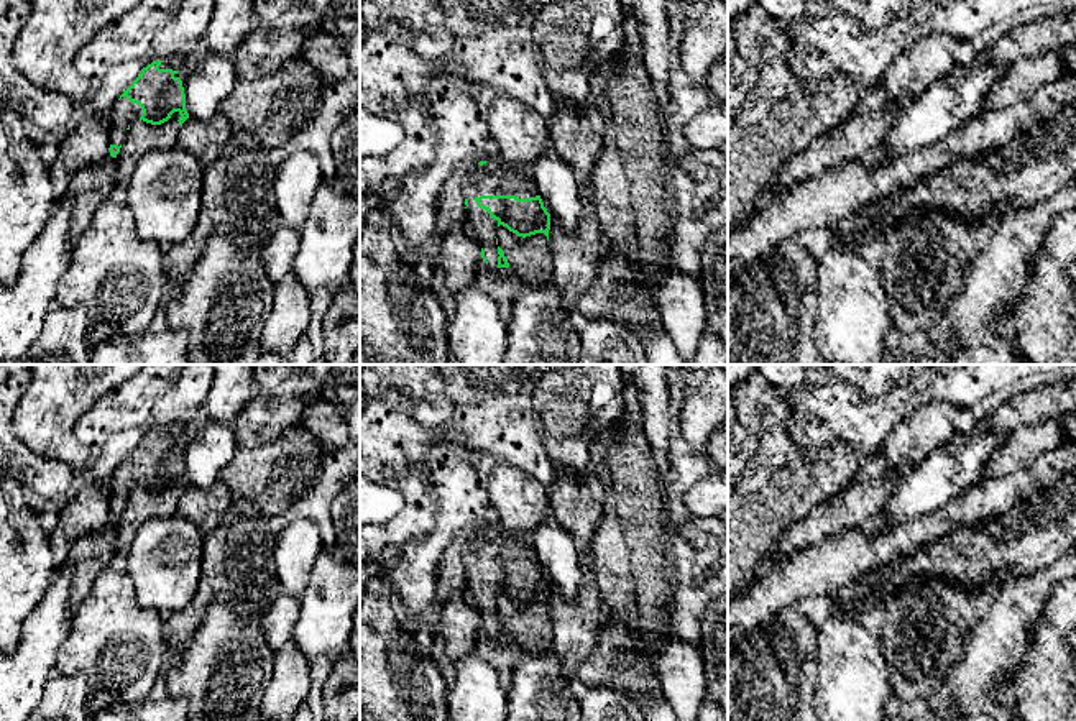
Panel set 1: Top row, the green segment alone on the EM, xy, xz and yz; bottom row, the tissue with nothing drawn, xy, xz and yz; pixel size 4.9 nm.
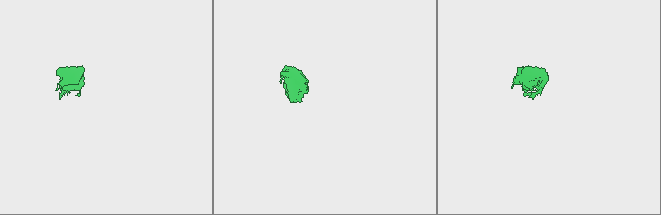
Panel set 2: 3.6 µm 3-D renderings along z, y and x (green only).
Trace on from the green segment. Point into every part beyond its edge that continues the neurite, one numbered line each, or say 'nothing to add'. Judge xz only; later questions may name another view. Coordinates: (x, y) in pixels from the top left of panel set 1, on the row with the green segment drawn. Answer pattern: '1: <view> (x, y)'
1: xz (498, 176)

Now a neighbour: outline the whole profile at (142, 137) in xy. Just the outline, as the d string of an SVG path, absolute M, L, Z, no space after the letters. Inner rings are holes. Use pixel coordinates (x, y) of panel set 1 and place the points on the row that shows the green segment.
M174 112L171 118L161 125L151 125L140 118L130 123L125 141L120 153L115 158L117 186L115 197L123 197L128 186L128 179L136 168L138 161L151 149L166 149L177 145L179 112Z

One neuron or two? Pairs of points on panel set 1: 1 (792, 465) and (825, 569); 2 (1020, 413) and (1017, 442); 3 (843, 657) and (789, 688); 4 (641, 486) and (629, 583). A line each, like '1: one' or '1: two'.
1: two
2: two
3: two
4: one

